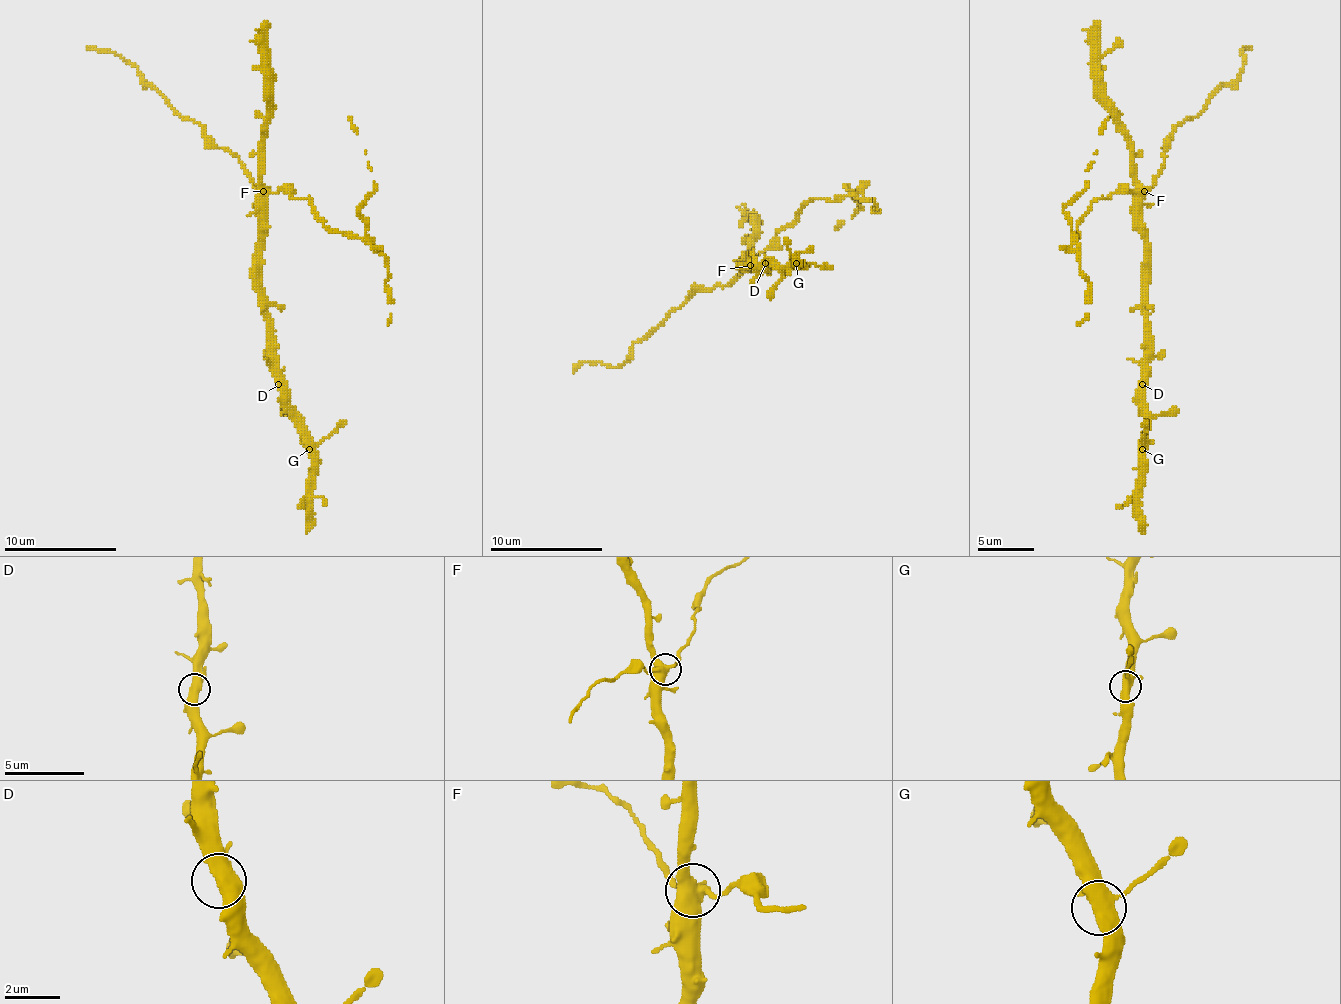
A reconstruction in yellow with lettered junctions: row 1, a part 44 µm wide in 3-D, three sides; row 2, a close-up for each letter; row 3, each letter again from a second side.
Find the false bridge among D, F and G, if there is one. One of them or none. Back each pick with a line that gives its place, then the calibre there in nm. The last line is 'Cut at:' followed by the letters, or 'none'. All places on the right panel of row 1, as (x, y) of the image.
F: Place: (1144, 191). Thickness 480 nm
Cut at: F

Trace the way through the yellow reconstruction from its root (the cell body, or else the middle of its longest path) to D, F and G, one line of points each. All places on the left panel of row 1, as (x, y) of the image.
D: (264, 221), (261, 229), (261, 311), (267, 322), (267, 364), (278, 384)
F: (264, 221), (264, 190)
G: (264, 221), (261, 229), (261, 311), (267, 322), (267, 364), (284, 393), (284, 409), (309, 449)

